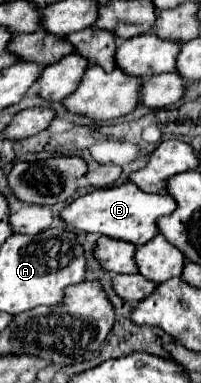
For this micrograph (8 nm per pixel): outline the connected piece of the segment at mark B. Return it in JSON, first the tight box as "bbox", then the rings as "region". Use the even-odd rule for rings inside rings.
{"bbox":[61,181,177,245],"region":[[[129,181],[119,187],[95,189],[87,195],[77,197],[71,205],[67,205],[61,211],[61,219],[77,231],[101,233],[101,235],[109,235],[113,239],[143,245],[143,243],[151,241],[153,235],[157,235],[157,219],[173,213],[175,207],[177,205],[175,205],[173,197],[169,197],[169,193],[145,193]]]}

